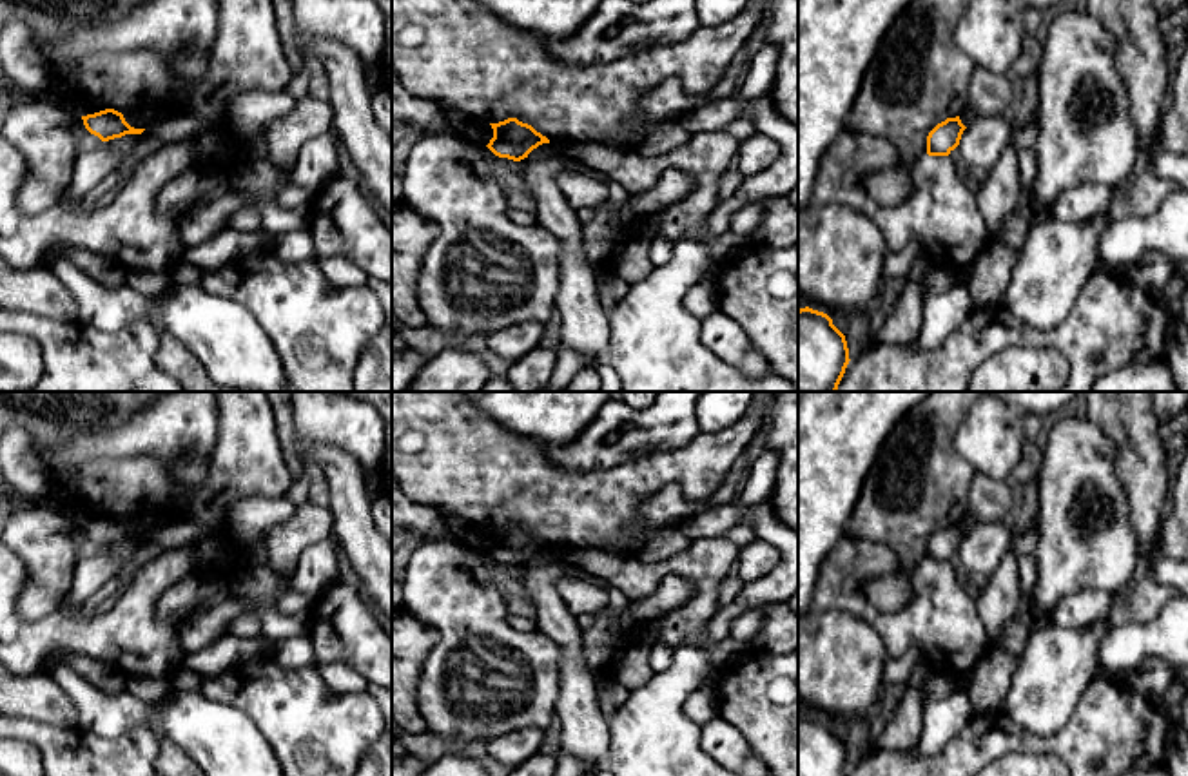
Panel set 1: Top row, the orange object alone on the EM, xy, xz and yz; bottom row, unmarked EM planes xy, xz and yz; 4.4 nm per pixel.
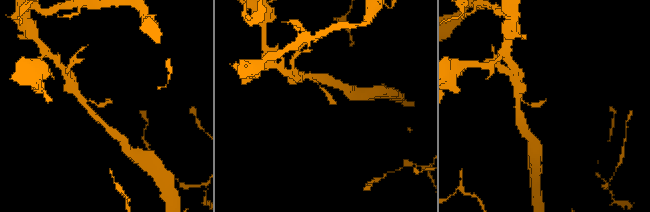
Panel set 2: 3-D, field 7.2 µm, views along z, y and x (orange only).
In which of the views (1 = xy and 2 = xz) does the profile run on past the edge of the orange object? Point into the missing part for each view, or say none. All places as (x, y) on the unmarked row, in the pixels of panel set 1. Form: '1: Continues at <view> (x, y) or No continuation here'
1: No continuation here
2: No continuation here

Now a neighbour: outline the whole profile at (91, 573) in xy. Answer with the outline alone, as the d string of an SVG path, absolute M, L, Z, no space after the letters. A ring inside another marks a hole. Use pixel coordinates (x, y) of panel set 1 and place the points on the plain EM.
M147 535L141 540L125 540L102 548L96 555L78 560L65 597L73 618L78 618L85 602L138 555L145 538Z

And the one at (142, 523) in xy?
M151 511L151 513L136 513L122 520L131 533L149 535L160 522L163 522L163 517L156 511Z

